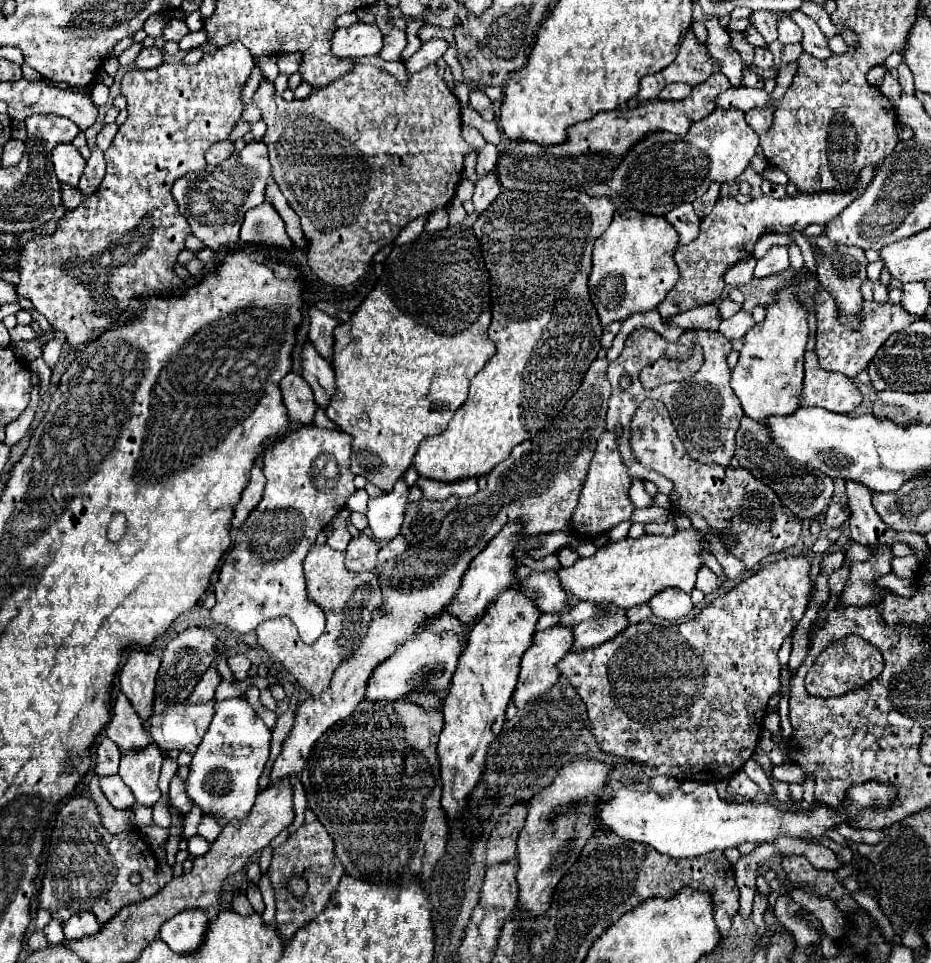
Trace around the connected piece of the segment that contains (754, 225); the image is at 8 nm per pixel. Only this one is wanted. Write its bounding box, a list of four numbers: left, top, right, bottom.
[658,167,874,321]

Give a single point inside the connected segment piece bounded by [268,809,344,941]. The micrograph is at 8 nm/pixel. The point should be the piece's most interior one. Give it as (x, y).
(309, 853)

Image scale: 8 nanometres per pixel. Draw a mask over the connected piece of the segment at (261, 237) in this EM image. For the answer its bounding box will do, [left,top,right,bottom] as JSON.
[240,201,292,249]

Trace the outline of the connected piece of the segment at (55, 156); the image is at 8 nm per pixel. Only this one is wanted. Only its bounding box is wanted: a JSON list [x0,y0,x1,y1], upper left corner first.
[52,143,86,187]

